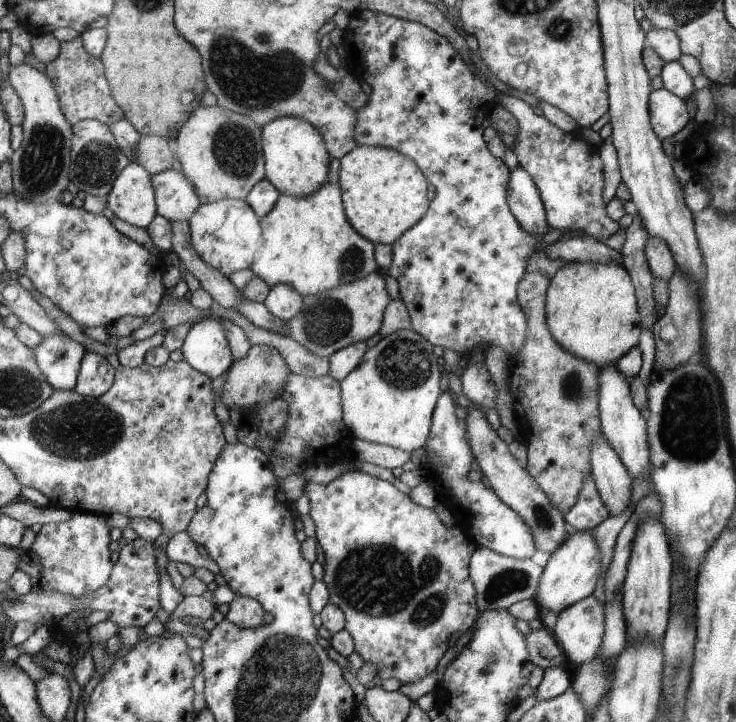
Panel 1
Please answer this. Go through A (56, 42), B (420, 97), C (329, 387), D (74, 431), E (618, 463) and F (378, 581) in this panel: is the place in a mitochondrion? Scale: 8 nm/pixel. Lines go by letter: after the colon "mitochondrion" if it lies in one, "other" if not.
A: other
B: other
C: other
D: mitochondrion
E: other
F: mitochondrion

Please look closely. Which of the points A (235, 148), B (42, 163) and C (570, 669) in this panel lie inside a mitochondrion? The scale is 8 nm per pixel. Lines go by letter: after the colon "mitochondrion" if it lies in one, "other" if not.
A: mitochondrion
B: mitochondrion
C: other

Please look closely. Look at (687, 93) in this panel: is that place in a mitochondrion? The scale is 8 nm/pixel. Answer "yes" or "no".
no

